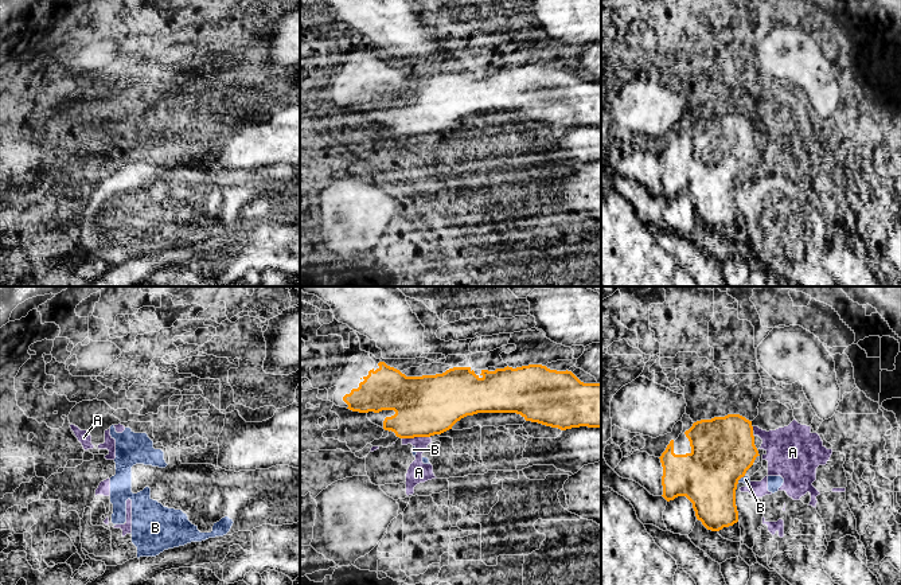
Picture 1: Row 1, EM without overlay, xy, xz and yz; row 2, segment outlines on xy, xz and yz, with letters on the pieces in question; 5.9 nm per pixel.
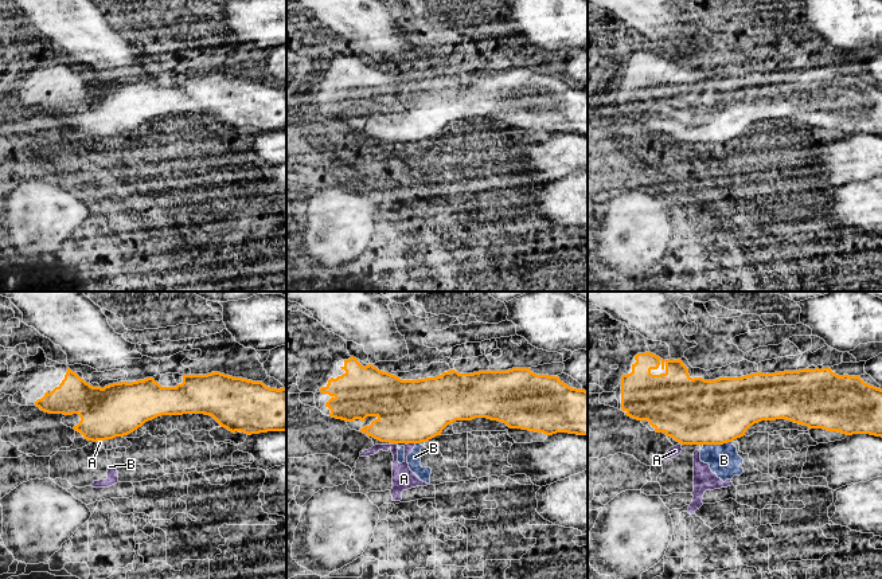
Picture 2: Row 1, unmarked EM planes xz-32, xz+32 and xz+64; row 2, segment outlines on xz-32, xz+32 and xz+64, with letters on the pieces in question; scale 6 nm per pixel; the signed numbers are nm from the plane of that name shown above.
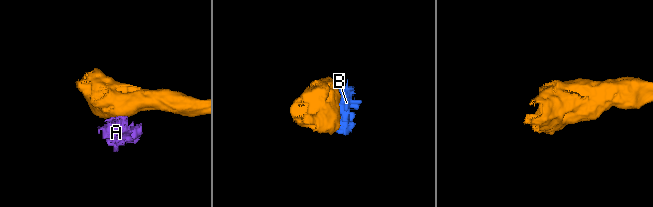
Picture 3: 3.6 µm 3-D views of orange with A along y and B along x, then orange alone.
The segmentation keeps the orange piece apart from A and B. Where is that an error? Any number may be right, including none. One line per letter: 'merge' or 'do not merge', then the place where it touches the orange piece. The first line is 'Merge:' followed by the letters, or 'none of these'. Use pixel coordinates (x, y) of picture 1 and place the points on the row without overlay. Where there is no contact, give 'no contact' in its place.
Merge: none of these
A: do not merge; meets orange in xz at (416, 135)
B: do not merge; meets orange in yz at (740, 176)

